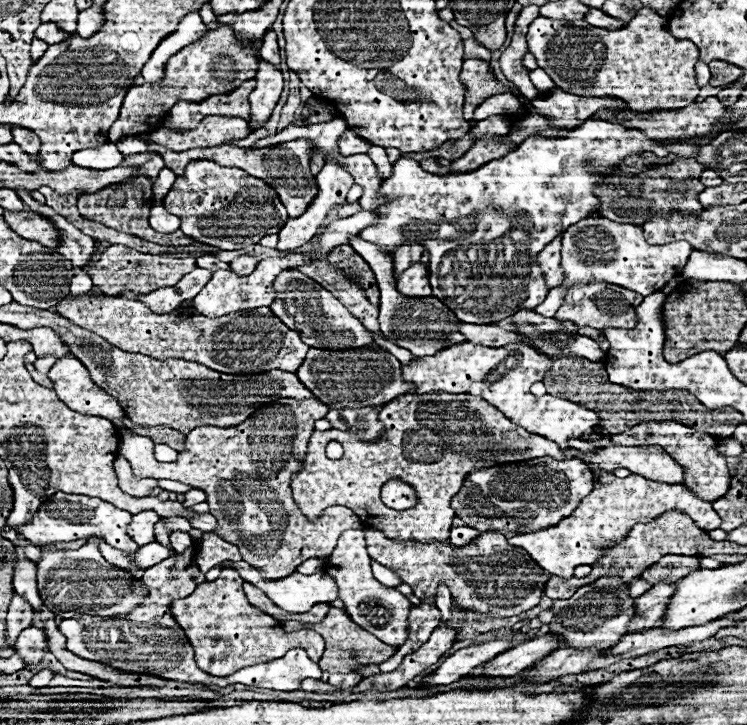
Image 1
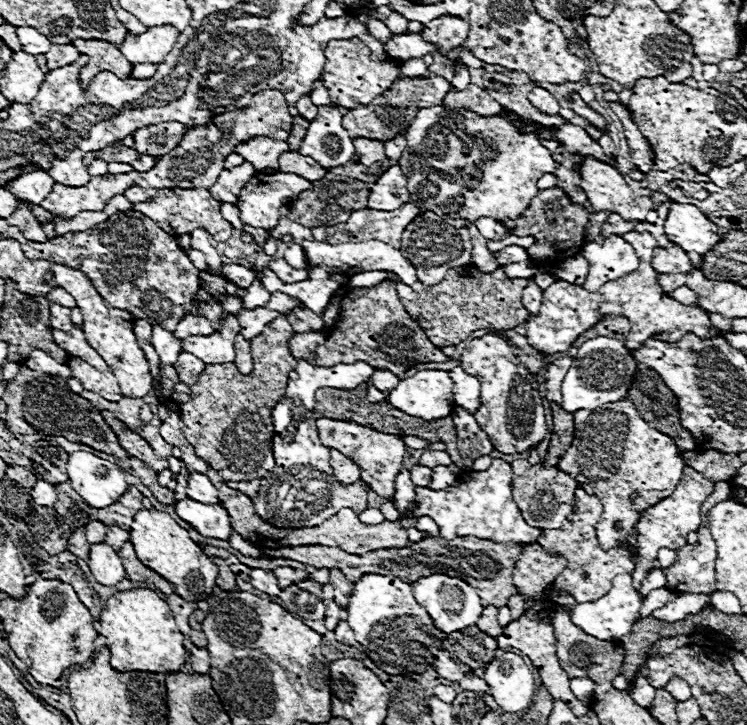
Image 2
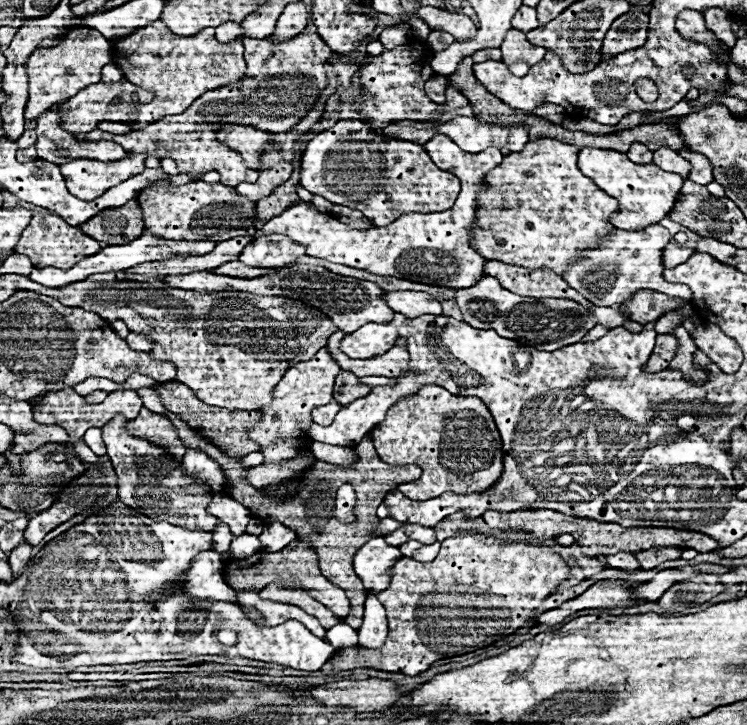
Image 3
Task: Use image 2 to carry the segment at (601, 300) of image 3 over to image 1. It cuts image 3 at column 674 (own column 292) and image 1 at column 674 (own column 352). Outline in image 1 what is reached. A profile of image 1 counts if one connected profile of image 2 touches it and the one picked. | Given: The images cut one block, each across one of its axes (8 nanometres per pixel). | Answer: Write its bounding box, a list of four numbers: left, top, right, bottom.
[534,216,692,318]

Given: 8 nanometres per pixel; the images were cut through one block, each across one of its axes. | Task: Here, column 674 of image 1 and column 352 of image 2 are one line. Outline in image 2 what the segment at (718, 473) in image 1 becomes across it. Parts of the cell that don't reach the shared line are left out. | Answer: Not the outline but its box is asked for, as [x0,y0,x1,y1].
[316,418,406,500]

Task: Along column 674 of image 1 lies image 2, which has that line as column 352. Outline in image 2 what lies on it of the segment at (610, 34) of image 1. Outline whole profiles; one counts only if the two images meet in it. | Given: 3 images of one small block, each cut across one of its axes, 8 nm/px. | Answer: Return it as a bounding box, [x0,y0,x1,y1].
[320,38,400,110]

